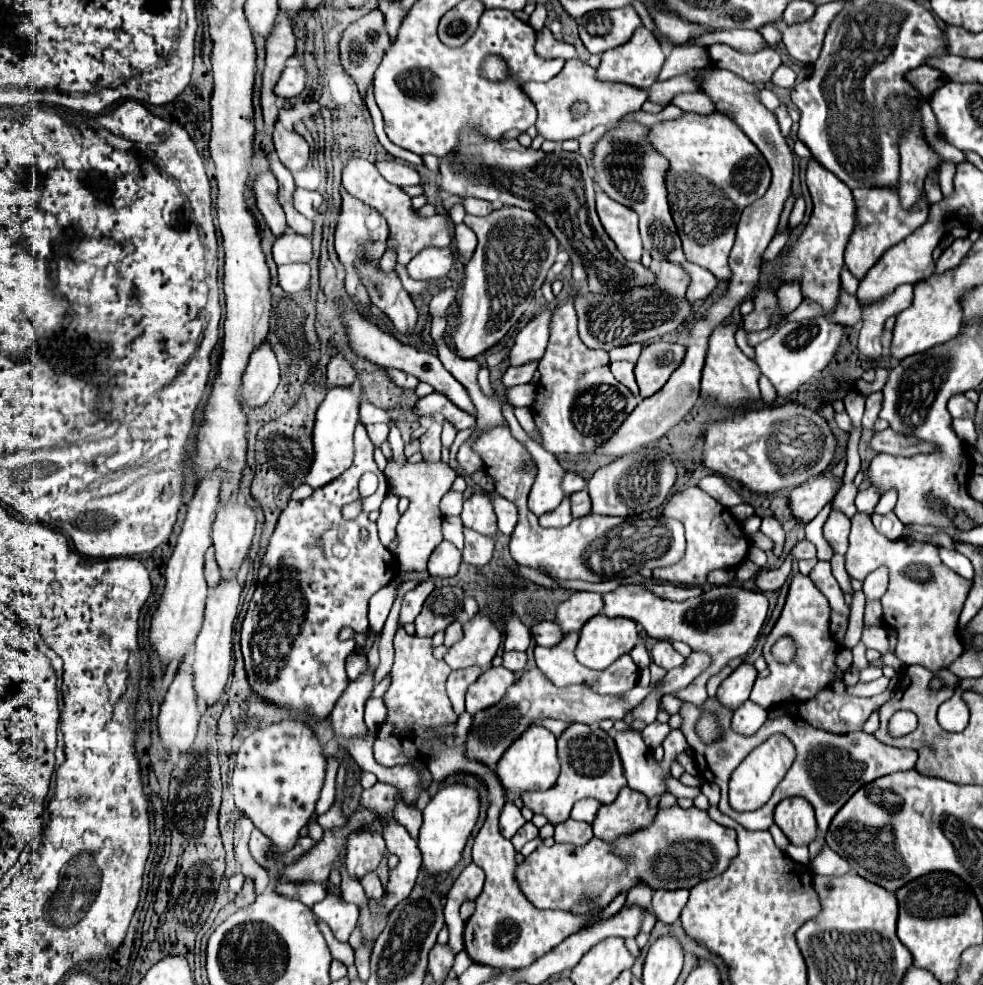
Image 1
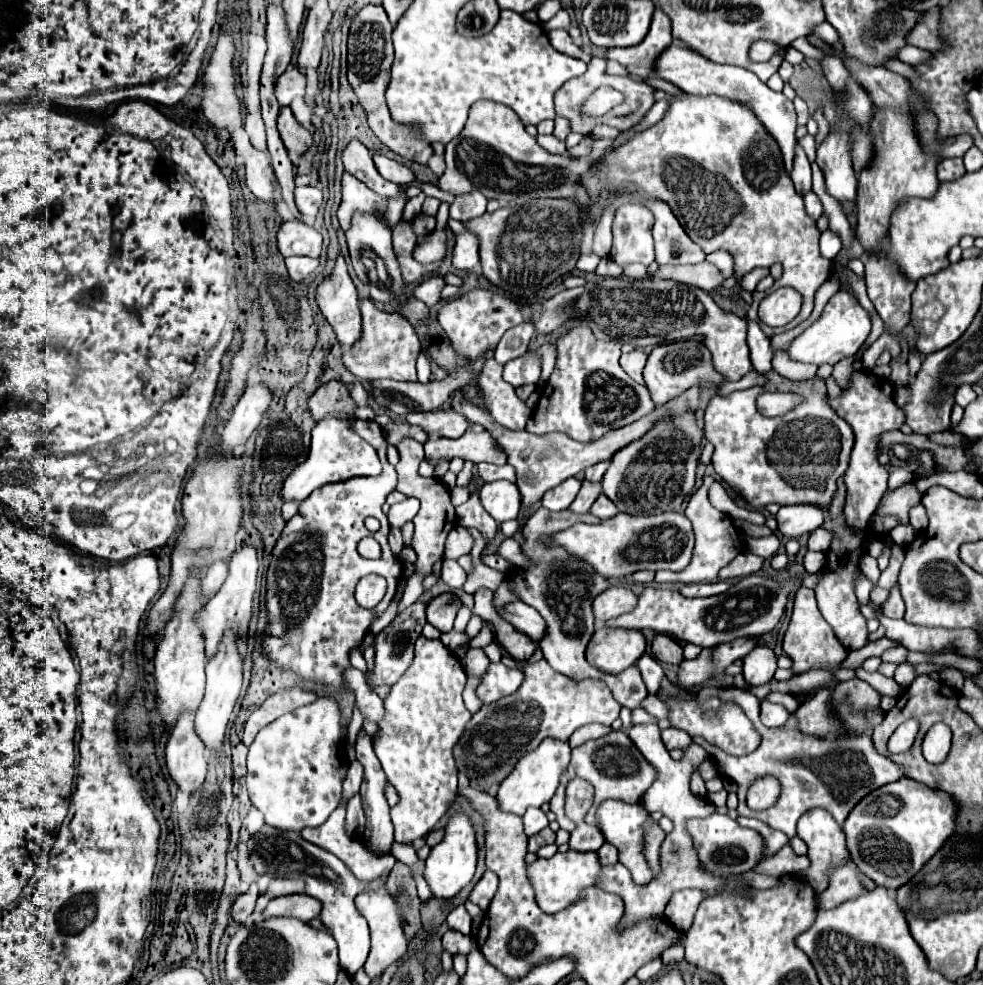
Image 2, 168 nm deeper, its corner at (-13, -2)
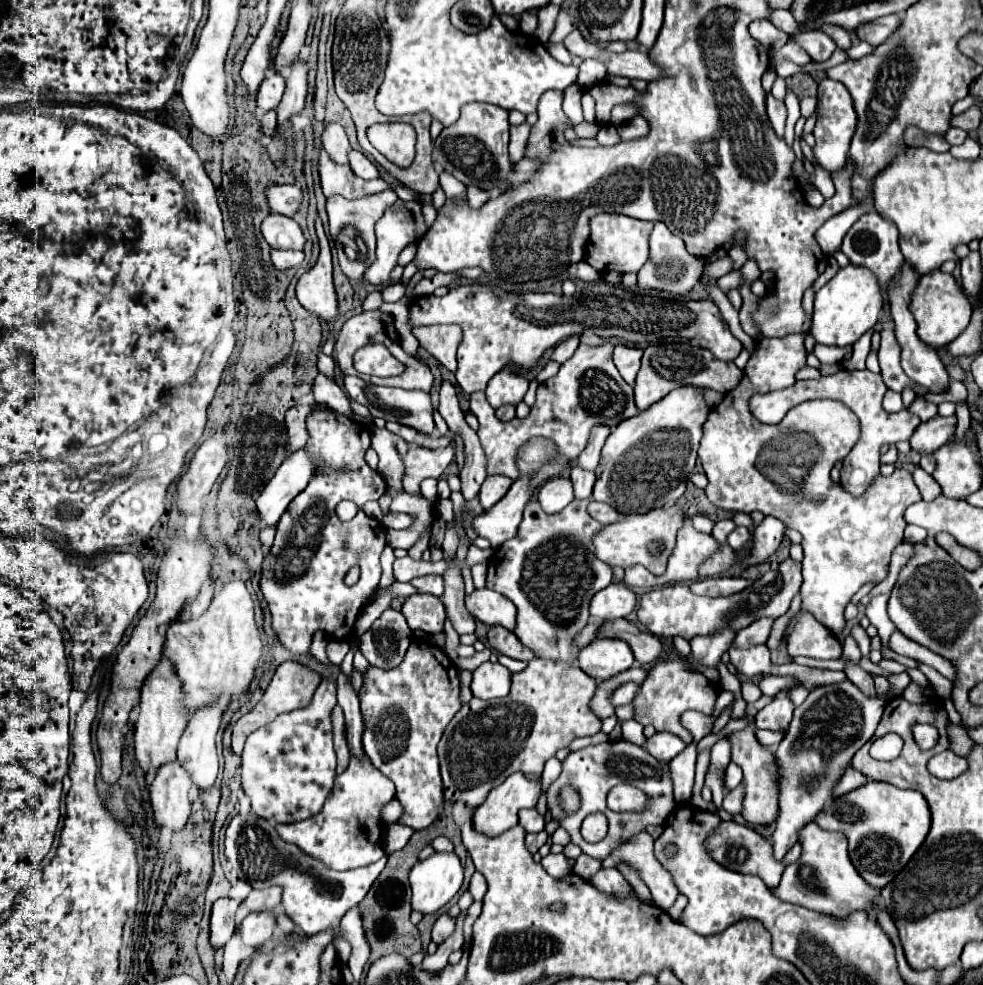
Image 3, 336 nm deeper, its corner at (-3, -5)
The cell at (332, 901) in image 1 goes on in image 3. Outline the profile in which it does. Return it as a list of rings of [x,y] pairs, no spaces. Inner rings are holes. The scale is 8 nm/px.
[[[254,813],[248,815],[236,815],[228,829],[224,839],[224,855],[226,859],[236,859],[236,865],[240,865],[240,871],[244,873],[244,879],[254,889],[266,889],[272,885],[282,887],[282,907],[286,915],[304,931],[304,933],[320,933],[328,927],[338,929],[338,937],[334,937],[334,947],[340,955],[340,959],[346,963],[350,957],[350,943],[340,935],[340,919],[344,913],[358,905],[368,889],[383,871],[388,857],[384,855],[380,860],[360,869],[352,871],[332,871],[326,869],[324,863],[316,861],[314,857],[300,851],[296,845],[286,843],[278,837],[276,829],[264,821],[262,817],[256,817]]]

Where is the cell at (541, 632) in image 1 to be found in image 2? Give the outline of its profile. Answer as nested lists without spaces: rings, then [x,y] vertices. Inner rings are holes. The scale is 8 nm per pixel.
[[[514,602],[502,610],[502,618],[508,620],[516,630],[522,630],[532,640],[540,640],[546,636],[546,620],[528,604]]]

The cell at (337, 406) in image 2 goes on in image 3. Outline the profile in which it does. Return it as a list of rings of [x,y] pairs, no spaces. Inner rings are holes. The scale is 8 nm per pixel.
[[[296,405],[286,411],[284,425],[288,429],[288,449],[286,453],[294,453],[296,449],[302,449],[308,441],[308,431],[306,431],[306,415],[312,411],[312,405]]]

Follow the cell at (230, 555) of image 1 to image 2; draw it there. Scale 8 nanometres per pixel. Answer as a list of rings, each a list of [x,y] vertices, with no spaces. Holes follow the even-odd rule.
[[[244,540],[230,558],[230,572],[228,572],[226,582],[222,584],[218,594],[214,598],[210,598],[206,608],[200,612],[200,624],[204,630],[204,638],[206,638],[206,656],[208,658],[214,656],[218,642],[226,628],[230,628],[230,626],[236,628],[238,636],[248,632],[248,622],[252,616],[252,600],[254,600],[254,590],[256,590],[256,572],[258,572],[256,548],[250,540]]]

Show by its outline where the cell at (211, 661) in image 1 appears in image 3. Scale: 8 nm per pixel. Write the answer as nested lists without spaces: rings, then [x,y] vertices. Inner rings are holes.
[[[206,707],[198,711],[178,743],[178,761],[190,773],[192,783],[200,791],[208,791],[218,775],[218,755],[214,737],[220,727],[220,709]]]

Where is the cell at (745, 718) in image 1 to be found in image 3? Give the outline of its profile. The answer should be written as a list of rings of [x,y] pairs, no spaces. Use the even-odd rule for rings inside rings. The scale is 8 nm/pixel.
[[[782,689],[776,693],[770,705],[758,711],[754,723],[758,729],[770,729],[770,731],[784,729],[786,731],[792,721],[792,711],[794,711],[794,703],[790,701],[790,689]]]

